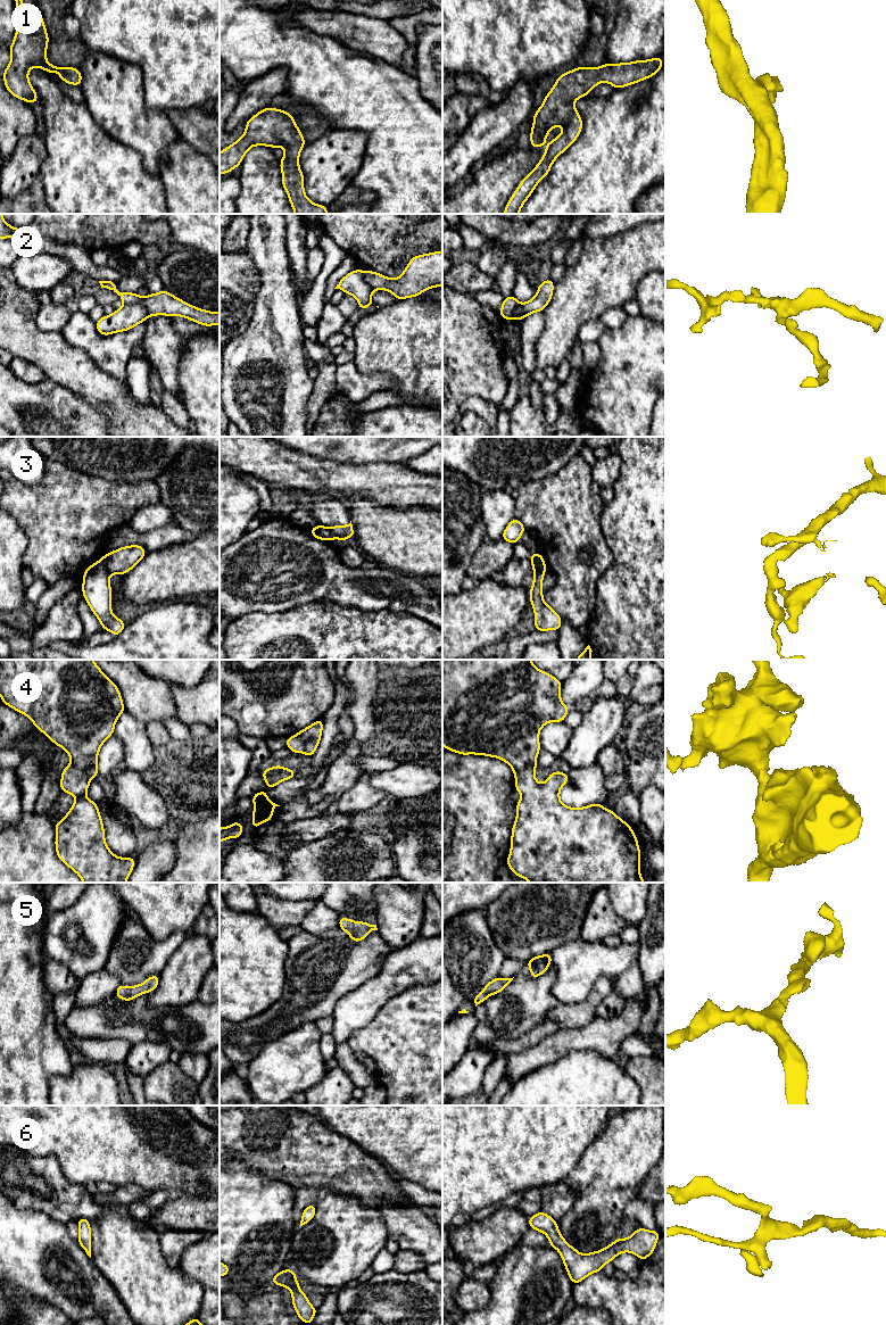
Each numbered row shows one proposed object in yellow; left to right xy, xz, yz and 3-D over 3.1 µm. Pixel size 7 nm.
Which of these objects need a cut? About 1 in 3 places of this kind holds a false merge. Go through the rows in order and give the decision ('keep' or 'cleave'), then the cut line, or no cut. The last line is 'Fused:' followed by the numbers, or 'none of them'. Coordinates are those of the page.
1: keep; no cut
2: cleave; cut in xy along (125, 304), (140, 304), (148, 315)
3: cleave; cut in xy along (102, 557), (109, 573)
4: cleave; cut in xy along (71, 762), (89, 779)
5: keep; no cut
6: keep; no cut
Fused: 2, 3, 4

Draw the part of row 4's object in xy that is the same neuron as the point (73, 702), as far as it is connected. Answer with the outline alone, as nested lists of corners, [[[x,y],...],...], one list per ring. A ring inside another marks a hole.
[[[0,660],[0,696],[2,704],[26,715],[36,729],[64,748],[71,763],[89,778],[96,778],[98,753],[111,735],[119,715],[125,711],[118,687],[93,660]]]

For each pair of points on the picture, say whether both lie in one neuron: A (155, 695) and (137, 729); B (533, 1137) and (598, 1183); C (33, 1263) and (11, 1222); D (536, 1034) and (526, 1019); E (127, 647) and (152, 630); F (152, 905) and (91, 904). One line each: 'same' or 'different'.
A: different
B: different
C: same
D: different
E: same
F: different

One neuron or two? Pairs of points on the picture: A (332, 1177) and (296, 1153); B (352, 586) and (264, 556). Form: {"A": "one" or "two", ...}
{"A": "one", "B": "one"}

